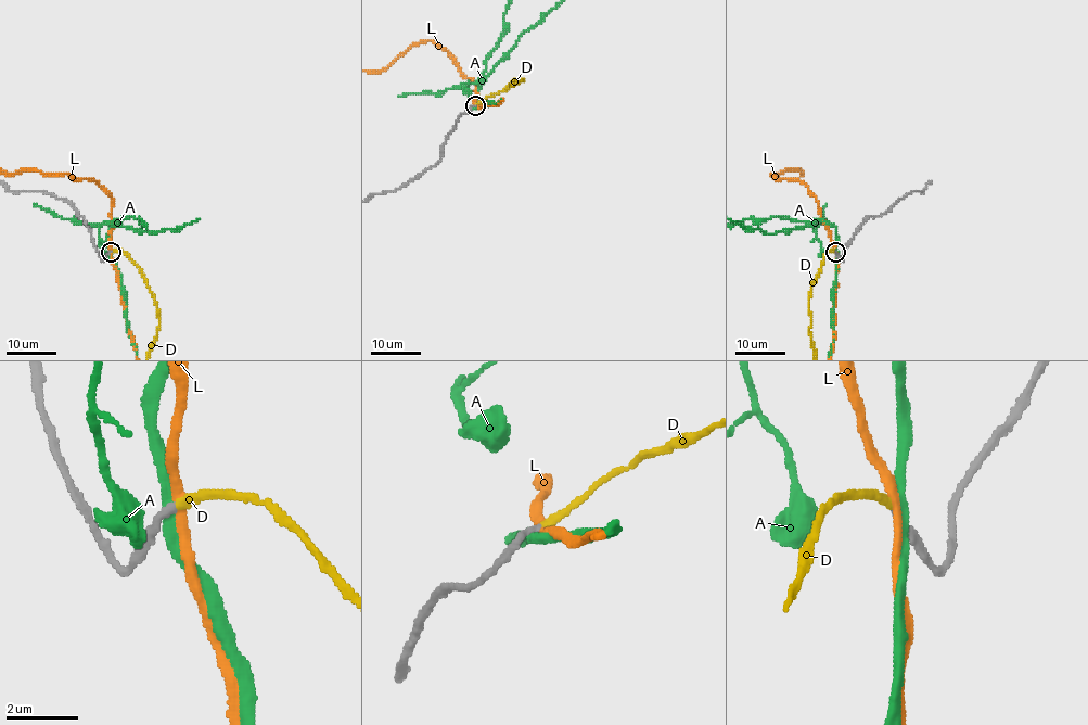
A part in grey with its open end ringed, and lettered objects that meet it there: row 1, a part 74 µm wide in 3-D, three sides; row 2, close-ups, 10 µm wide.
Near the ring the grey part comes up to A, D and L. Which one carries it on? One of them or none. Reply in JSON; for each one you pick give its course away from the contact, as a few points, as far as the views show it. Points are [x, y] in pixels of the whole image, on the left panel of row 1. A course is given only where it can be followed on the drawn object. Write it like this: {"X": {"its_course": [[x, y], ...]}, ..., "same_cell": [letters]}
{"same_cell": ["D"]}

